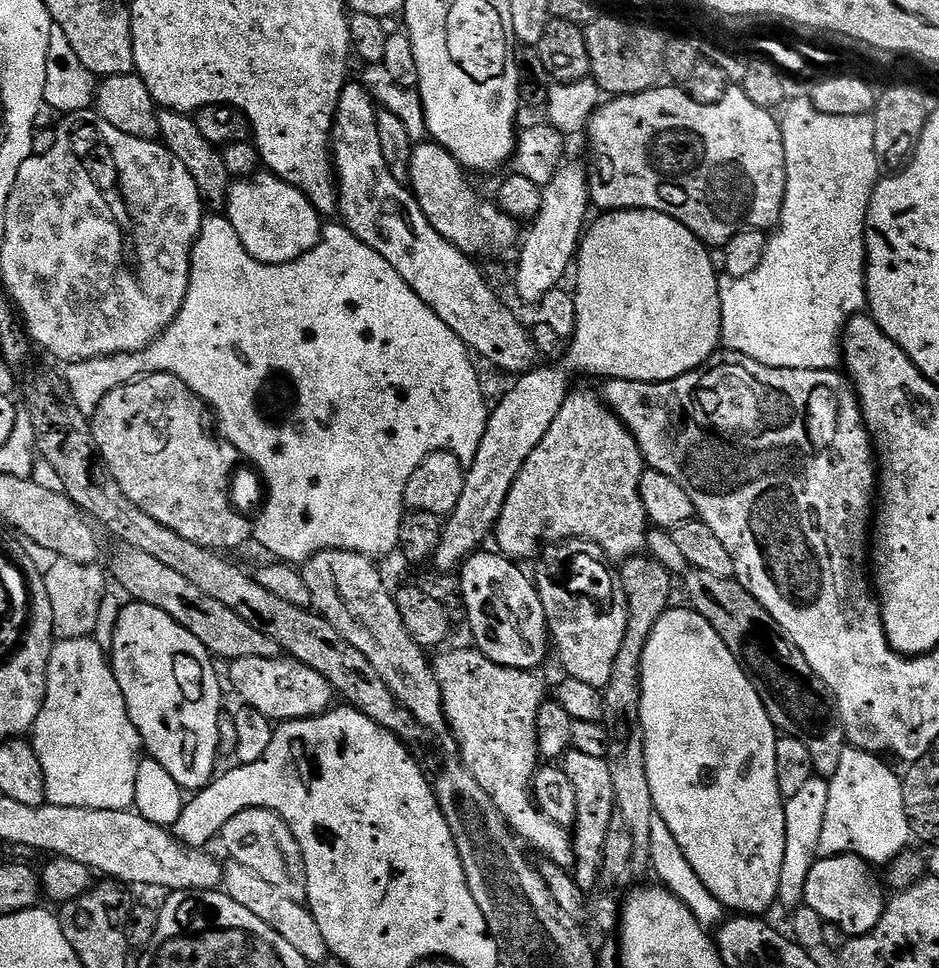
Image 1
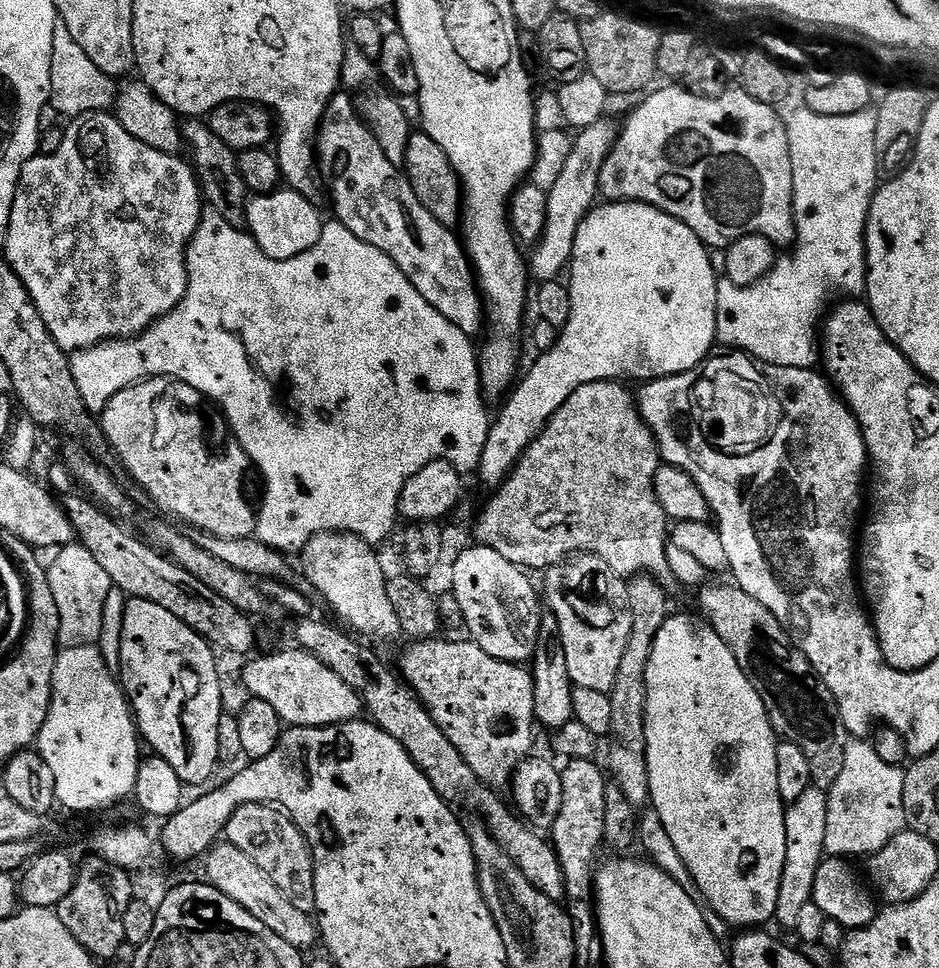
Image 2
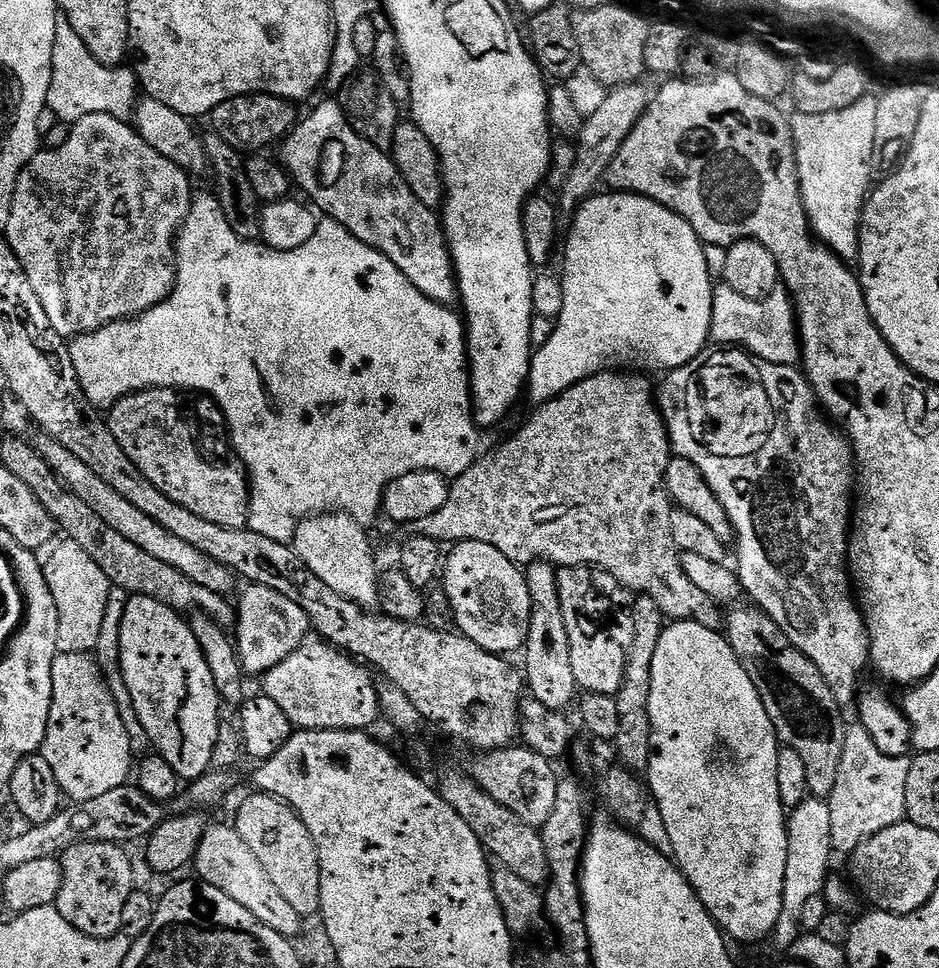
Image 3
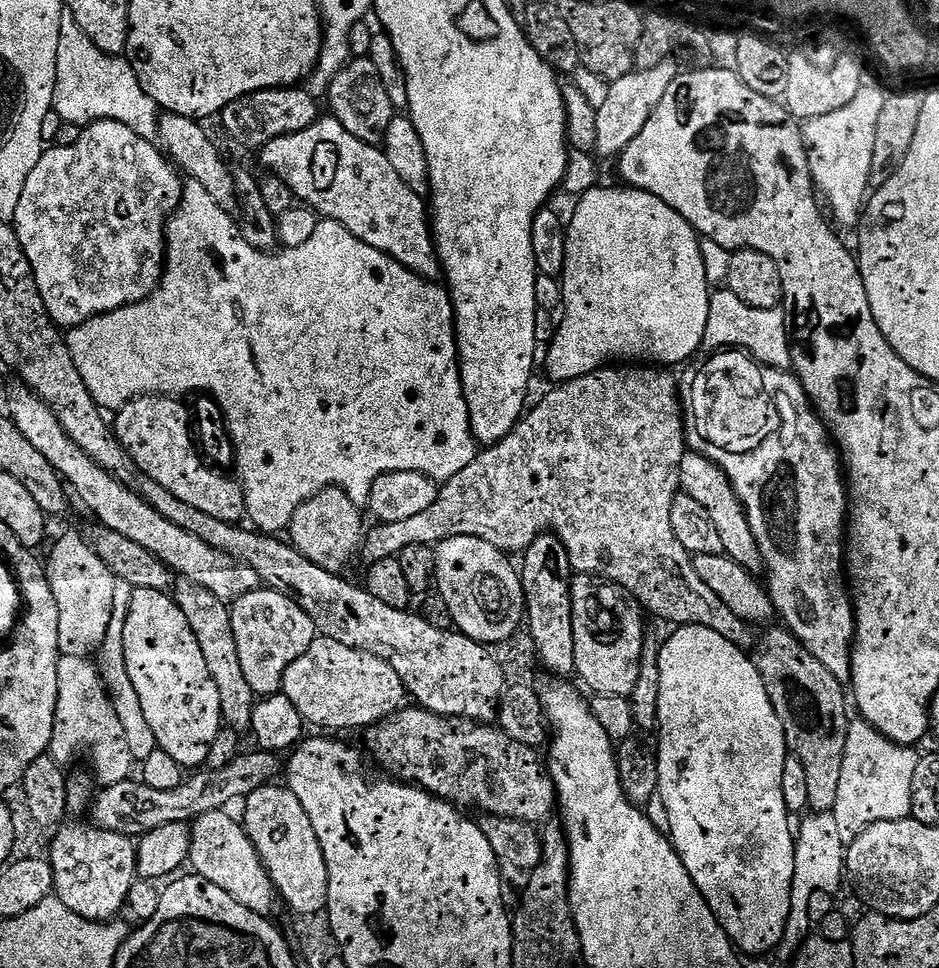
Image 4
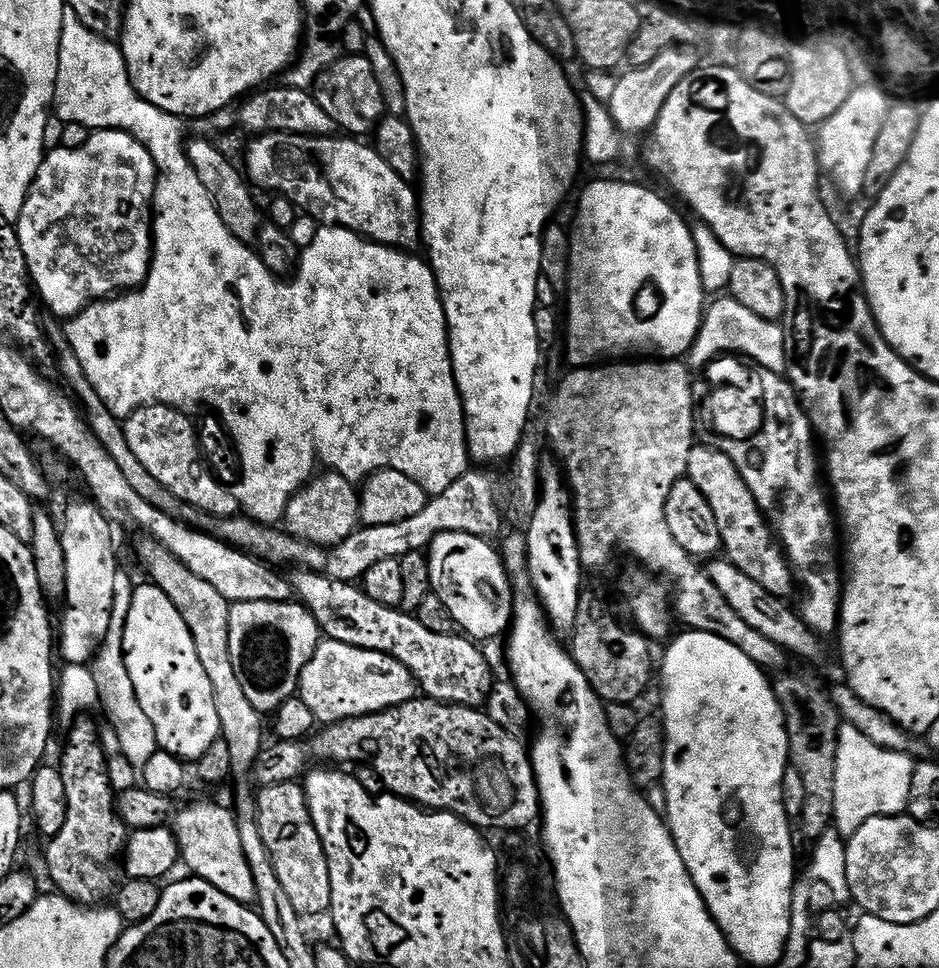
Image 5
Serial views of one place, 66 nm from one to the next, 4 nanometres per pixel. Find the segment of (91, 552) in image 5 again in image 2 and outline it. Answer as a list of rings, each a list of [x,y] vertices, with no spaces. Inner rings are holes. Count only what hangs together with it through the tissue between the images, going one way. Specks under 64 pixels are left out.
[[[79,543],[65,545],[55,556],[57,557],[52,564],[49,563],[46,571],[59,614],[57,643],[63,648],[97,645],[101,638],[106,598],[113,591],[112,579],[94,561],[94,556]]]

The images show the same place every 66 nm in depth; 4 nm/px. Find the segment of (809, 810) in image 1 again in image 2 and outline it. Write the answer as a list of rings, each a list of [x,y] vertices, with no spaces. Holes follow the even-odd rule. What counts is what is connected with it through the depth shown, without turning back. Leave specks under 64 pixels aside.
[[[810,787],[800,795],[798,802],[787,805],[786,818],[786,866],[782,870],[782,886],[778,890],[778,906],[775,923],[785,924],[788,930],[795,929],[800,913],[813,903],[815,879],[818,868],[826,859],[826,814],[828,813],[828,792],[823,788]]]

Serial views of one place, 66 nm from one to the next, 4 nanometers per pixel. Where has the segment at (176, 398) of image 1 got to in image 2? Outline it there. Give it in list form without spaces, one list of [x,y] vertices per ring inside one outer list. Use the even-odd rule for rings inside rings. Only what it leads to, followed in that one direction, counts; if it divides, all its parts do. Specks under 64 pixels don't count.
[[[153,376],[151,380],[142,380],[138,384],[131,384],[126,390],[114,394],[114,398],[108,400],[103,412],[99,413],[98,419],[100,428],[104,431],[105,438],[108,439],[108,447],[118,459],[124,463],[126,471],[132,475],[132,480],[161,508],[164,512],[169,512],[172,516],[177,516],[181,520],[181,525],[189,524],[192,530],[196,532],[208,532],[211,536],[218,538],[246,538],[247,536],[255,537],[256,535],[256,518],[257,509],[248,505],[248,500],[244,497],[244,468],[240,464],[231,464],[224,456],[212,456],[208,449],[208,444],[204,441],[204,420],[200,417],[200,403],[202,397],[194,386],[190,386],[181,380],[174,380],[167,376]]]

